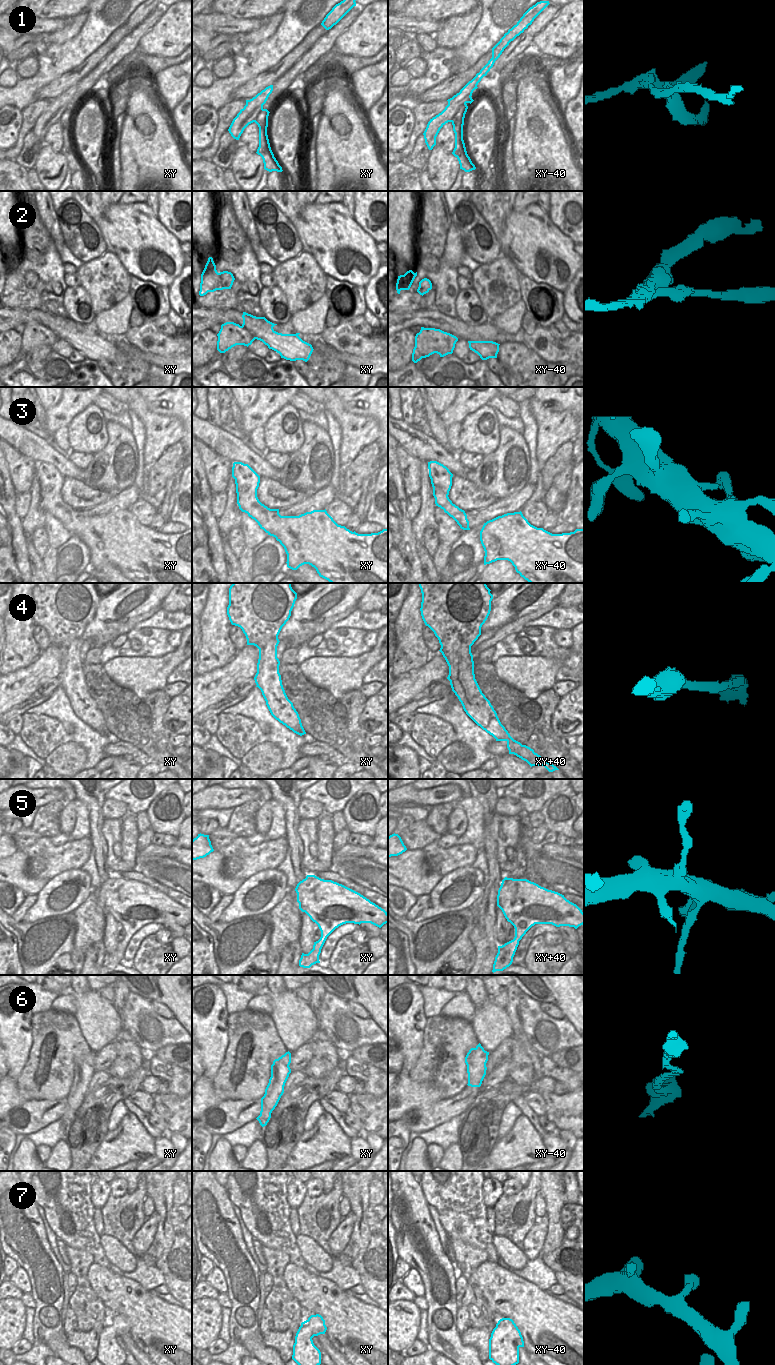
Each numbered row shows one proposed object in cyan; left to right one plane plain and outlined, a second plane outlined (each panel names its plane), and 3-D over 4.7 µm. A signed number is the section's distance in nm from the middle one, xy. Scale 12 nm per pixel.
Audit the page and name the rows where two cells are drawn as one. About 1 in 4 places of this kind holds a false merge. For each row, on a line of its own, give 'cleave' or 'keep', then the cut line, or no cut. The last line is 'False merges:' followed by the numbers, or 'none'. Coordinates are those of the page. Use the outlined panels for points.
1: cleave; cut xy-40 (467, 107), (462, 106), (451, 121)
2: cleave; cut xy (241, 326), (248, 330), (255, 338)
3: keep; cut none
4: keep; cut none
5: keep; cut none
6: keep; cut none
7: keep; cut none
False merges: 1, 2

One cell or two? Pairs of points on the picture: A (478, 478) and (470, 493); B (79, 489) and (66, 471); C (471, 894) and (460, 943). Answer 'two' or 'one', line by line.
A: two
B: two
C: two

